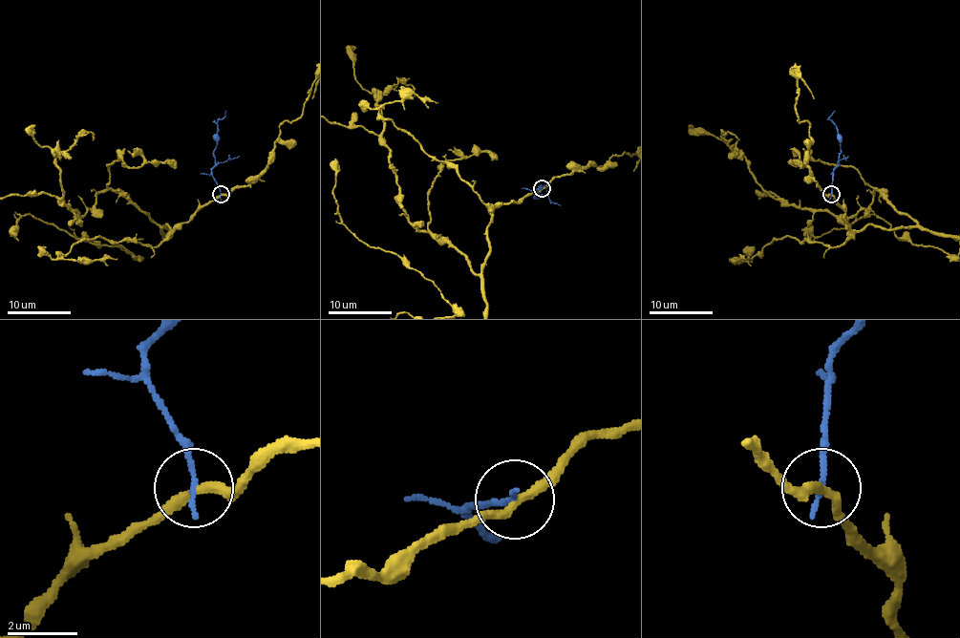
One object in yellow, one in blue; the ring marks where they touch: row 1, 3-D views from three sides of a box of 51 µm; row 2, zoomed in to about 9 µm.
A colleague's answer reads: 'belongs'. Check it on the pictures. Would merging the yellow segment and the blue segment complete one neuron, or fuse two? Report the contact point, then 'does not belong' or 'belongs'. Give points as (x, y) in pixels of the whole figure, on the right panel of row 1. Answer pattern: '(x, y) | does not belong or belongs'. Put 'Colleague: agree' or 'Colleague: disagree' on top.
Colleague: disagree
(831, 194) | does not belong

